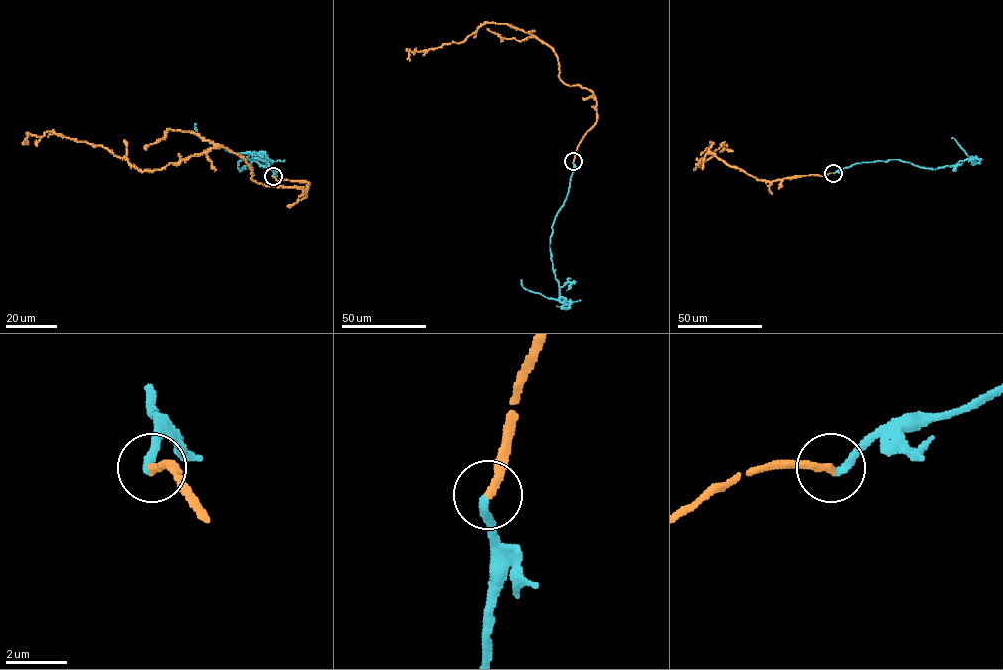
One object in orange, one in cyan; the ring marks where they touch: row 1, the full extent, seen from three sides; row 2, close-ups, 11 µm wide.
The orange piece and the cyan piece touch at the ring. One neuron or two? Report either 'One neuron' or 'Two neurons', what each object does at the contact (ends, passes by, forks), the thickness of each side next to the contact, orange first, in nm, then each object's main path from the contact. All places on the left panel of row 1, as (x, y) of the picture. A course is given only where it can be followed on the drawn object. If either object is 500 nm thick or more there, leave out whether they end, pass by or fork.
One neuron. At the ring orange ends. At the ring cyan ends. Thickness 280 nm (orange) against 240 nm. Course of orange: (273, 177), (307, 188), (260, 184), (240, 156), (217, 146), (140, 171), (106, 148), (50, 131), (27, 144). Course of cyan: (273, 177), (267, 162), (254, 158), (242, 156), (240, 170), (252, 154), (231, 153), (201, 139), (195, 124)

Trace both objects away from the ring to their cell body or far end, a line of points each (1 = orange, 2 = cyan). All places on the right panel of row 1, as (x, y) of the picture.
1: (834, 173), (757, 180), (709, 152), (694, 169), (722, 142), (733, 151)
2: (834, 173), (856, 163), (880, 160), (897, 159), (935, 168), (952, 166), (971, 157), (951, 138)

